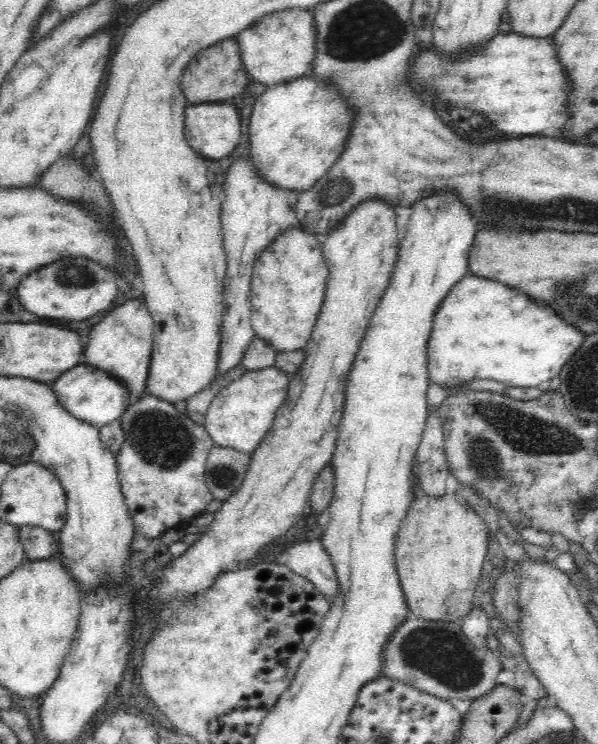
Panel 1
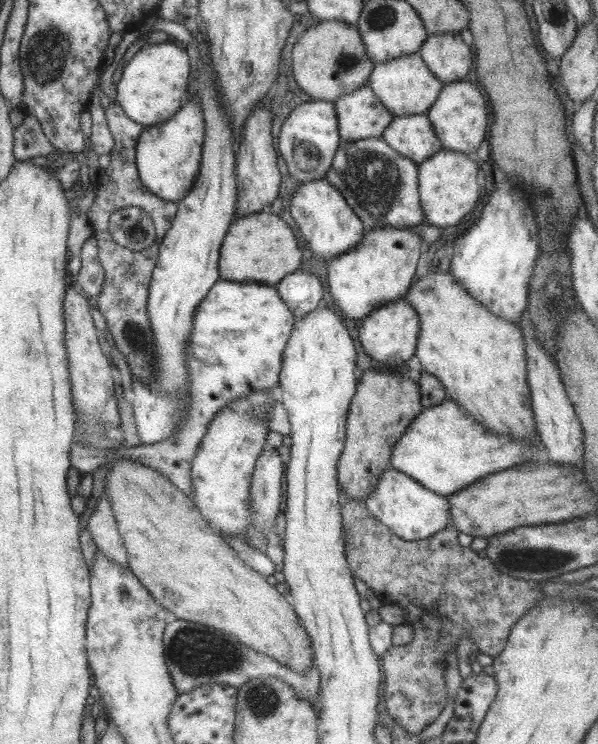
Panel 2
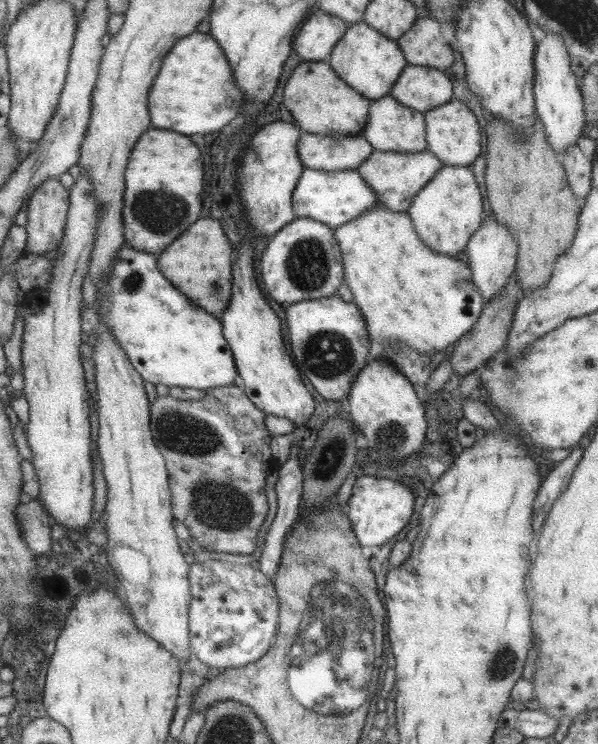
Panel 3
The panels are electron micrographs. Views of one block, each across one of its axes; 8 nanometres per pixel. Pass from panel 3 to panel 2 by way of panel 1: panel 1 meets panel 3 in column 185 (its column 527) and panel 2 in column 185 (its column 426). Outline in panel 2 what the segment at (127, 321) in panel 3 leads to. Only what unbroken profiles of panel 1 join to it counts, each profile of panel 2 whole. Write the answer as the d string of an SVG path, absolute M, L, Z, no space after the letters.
M220 279L209 288L207 295L199 302L193 311L192 325L186 347L186 375L188 390L190 390L190 405L188 413L182 420L180 427L170 437L155 444L143 444L134 447L116 447L111 450L112 458L121 456L134 460L143 466L156 470L162 474L175 488L178 488L187 498L192 498L191 465L196 450L207 430L207 425L216 412L226 404L243 398L258 390L269 390L278 386L278 376L281 370L281 359L284 346L290 337L294 318L287 305L281 301L277 290L272 285L263 283L237 283Z

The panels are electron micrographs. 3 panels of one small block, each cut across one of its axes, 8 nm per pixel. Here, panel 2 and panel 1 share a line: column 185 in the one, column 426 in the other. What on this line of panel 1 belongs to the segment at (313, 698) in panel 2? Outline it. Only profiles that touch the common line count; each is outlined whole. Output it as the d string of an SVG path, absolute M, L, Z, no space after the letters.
M408 614L384 644L382 674L440 699L476 701L499 684L501 658L487 646L473 644L459 622L422 620Z

